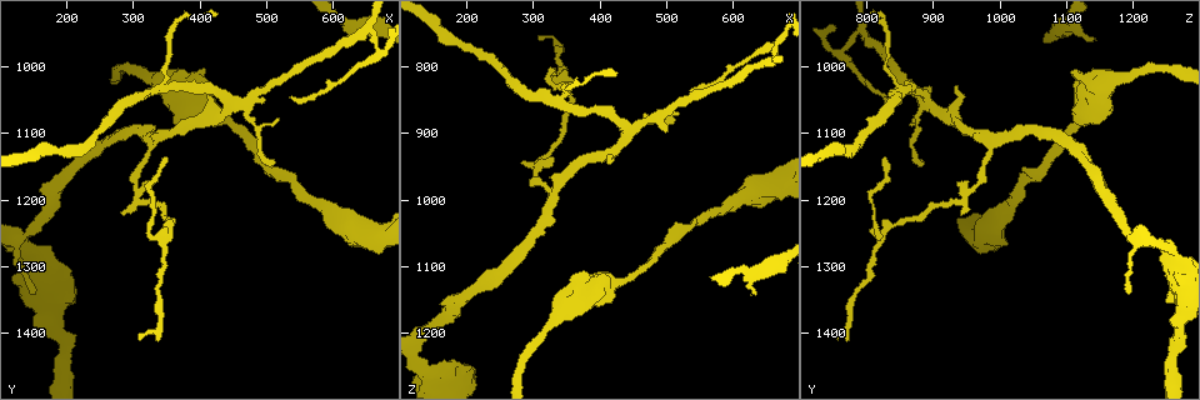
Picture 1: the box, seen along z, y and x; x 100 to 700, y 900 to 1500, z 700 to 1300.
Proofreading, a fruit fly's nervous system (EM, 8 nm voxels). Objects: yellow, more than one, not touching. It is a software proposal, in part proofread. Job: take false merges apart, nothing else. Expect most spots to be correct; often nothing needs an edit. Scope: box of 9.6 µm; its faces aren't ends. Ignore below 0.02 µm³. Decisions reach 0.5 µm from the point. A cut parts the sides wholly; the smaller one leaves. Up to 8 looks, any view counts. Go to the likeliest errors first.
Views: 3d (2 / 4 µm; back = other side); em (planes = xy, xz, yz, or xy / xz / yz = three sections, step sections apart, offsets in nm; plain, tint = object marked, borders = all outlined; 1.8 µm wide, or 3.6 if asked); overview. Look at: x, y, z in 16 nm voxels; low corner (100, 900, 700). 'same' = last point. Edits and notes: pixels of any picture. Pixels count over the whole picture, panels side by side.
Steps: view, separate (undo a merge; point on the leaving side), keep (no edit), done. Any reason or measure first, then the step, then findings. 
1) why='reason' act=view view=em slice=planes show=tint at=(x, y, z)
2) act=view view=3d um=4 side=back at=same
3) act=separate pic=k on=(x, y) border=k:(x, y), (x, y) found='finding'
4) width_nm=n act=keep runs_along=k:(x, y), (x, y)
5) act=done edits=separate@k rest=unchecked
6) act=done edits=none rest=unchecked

why='calibre changes' act=view view=3d um=2 at=(345, 1255, 825)

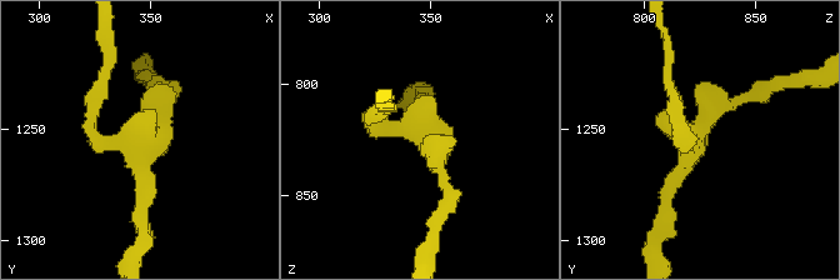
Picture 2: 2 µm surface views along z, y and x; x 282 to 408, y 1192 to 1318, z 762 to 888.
why='now the EM' act=view view=em slice=planes show=tint at=(348, 1252, 821)

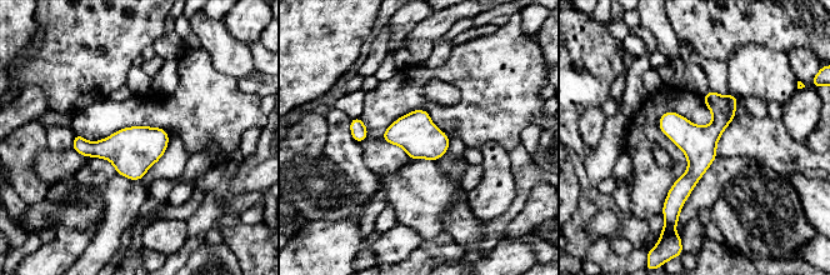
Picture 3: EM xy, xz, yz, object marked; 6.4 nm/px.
width_nm=220 act=keep runs_along=3:(731, 96), (673, 209) found='all the same neuron'

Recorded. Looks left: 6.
why='calibre changes' act=view view=em slice=planes show=borders at=(390, 1055, 1130)

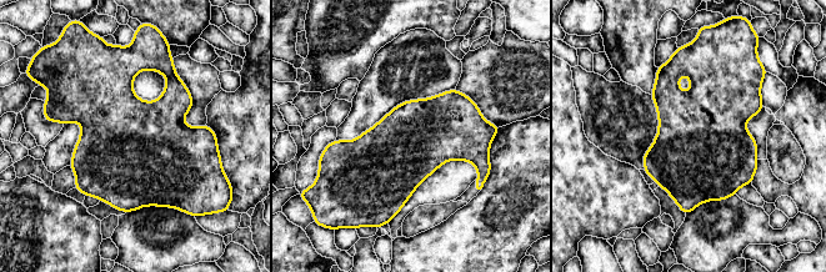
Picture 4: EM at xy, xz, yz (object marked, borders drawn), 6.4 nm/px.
act=keep found='all the same neuron'

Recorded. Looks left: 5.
why='sharp bend' act=view view=em slice=planes show=tint at=(660, 975, 765)

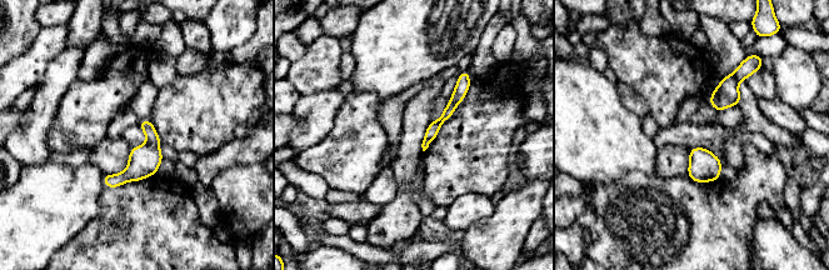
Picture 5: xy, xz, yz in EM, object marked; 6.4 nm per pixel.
act=keep runs_along=5:(463, 78), (459, 94), (425, 144) found='one neuron here'

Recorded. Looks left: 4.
act=done edits=none rest=unchecked

